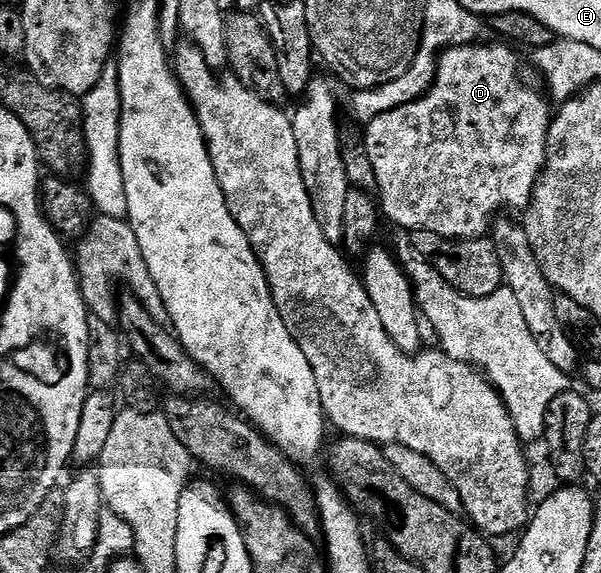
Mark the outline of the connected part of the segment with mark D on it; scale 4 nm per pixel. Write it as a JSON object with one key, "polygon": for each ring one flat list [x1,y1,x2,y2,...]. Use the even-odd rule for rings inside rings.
{"polygon":[[483,41,469,47,448,47,439,57,435,83,423,98,409,105,401,105,389,113,381,113,374,121,366,124,363,140,369,149,369,162,373,164,373,173,377,177,377,199,381,204,382,214,386,218,388,215,399,229,406,229,408,232,428,231,450,239,477,239,486,236,492,230,493,220,502,212,499,211,502,207,512,207,513,210,522,212,530,204,531,195,543,173,543,166,547,163,547,134,551,128,553,107,550,107,552,104,548,96,540,88,539,92,523,76,520,52,514,46,504,45,499,41,487,42]]}

